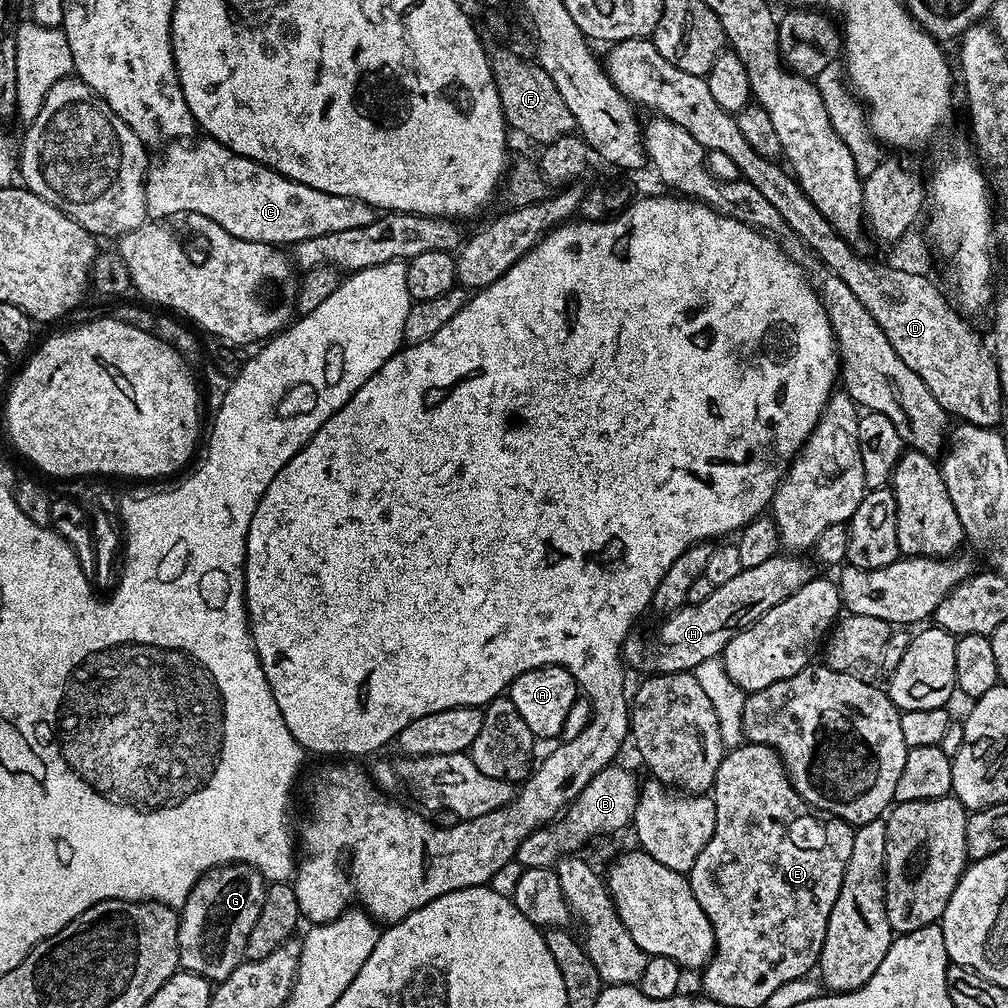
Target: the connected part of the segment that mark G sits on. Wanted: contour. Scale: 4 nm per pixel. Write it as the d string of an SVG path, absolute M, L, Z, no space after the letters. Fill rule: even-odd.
M221 864L219 868L212 868L198 878L198 882L190 890L190 894L178 915L178 954L180 955L180 968L185 972L198 974L203 980L219 982L225 980L233 970L244 960L244 947L254 922L264 901L266 881L260 872L251 864Z

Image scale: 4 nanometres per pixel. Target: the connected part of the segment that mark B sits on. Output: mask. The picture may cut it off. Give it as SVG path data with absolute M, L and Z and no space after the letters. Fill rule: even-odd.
M609 766L603 768L590 782L582 794L568 805L566 811L551 825L537 828L520 843L516 851L515 861L526 868L552 868L562 856L576 854L581 851L587 840L600 836L603 832L620 832L633 823L636 815L636 797L638 780L624 768Z

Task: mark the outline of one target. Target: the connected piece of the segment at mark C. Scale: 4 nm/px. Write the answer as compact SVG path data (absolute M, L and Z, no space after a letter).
M203 138L197 144L192 142L172 142L163 149L160 161L146 172L144 201L148 215L152 218L168 218L175 212L192 212L193 217L210 218L218 222L222 230L237 236L239 240L257 240L273 246L291 246L306 238L318 238L318 234L334 234L334 230L354 230L370 226L378 215L377 209L358 198L346 198L338 194L326 194L310 186L302 186L293 180L287 180L272 168L259 164L245 156L234 154L216 140Z

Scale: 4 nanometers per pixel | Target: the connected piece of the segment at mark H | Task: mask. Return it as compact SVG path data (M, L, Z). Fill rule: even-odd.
M777 554L766 558L758 566L741 568L730 582L722 582L711 589L705 600L689 603L683 608L669 612L656 628L653 636L633 634L626 638L622 659L629 669L637 668L640 674L663 674L665 672L692 672L698 662L715 660L724 651L730 638L746 630L762 614L766 614L778 602L790 598L790 594L806 586L814 572L806 561L796 554Z

